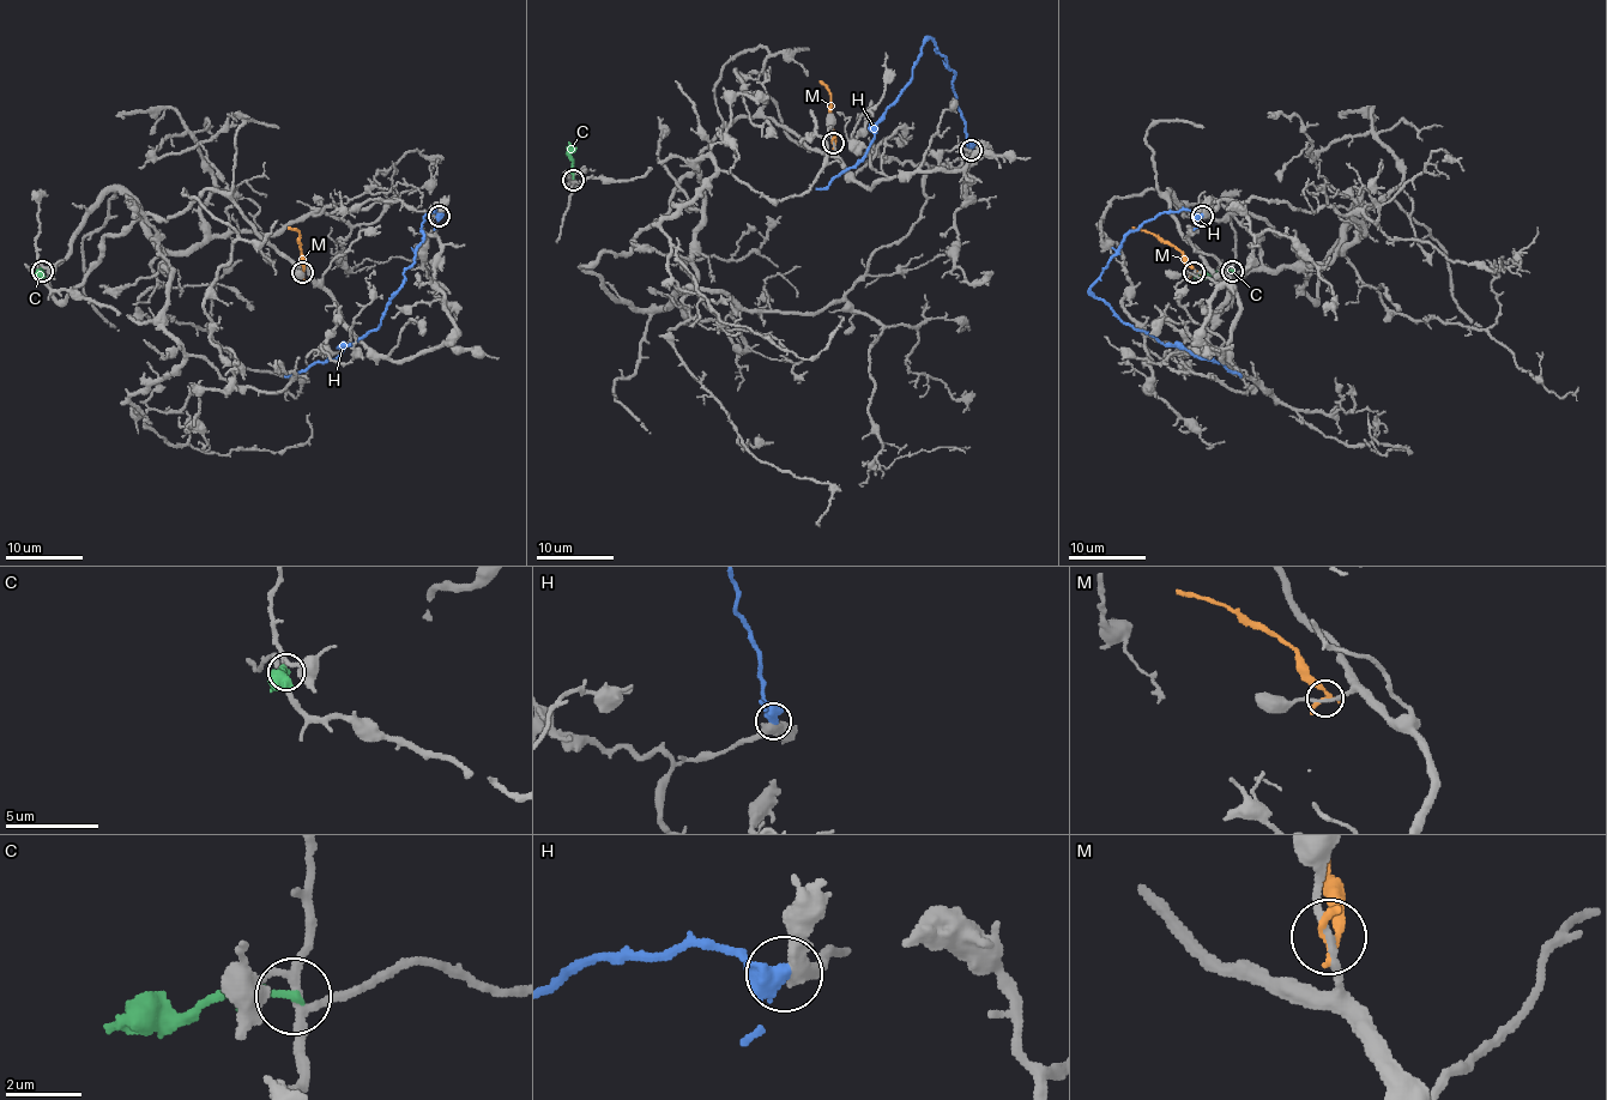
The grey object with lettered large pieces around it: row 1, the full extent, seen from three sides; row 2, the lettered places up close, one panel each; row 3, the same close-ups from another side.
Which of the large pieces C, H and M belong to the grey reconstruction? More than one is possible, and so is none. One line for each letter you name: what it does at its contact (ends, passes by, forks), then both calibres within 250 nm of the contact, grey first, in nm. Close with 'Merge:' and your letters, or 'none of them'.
Merge: none of them

